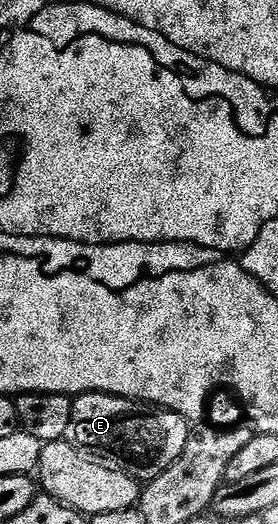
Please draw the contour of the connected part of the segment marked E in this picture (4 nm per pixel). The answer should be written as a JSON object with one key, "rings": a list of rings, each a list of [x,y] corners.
{"rings":[[[90,393],[78,395],[73,399],[71,425],[68,442],[78,447],[82,453],[99,463],[106,463],[119,473],[127,473],[138,481],[148,481],[159,477],[183,453],[191,434],[190,420],[165,407],[154,407],[148,403],[138,403],[136,399],[121,399],[117,395],[99,395]]]}

